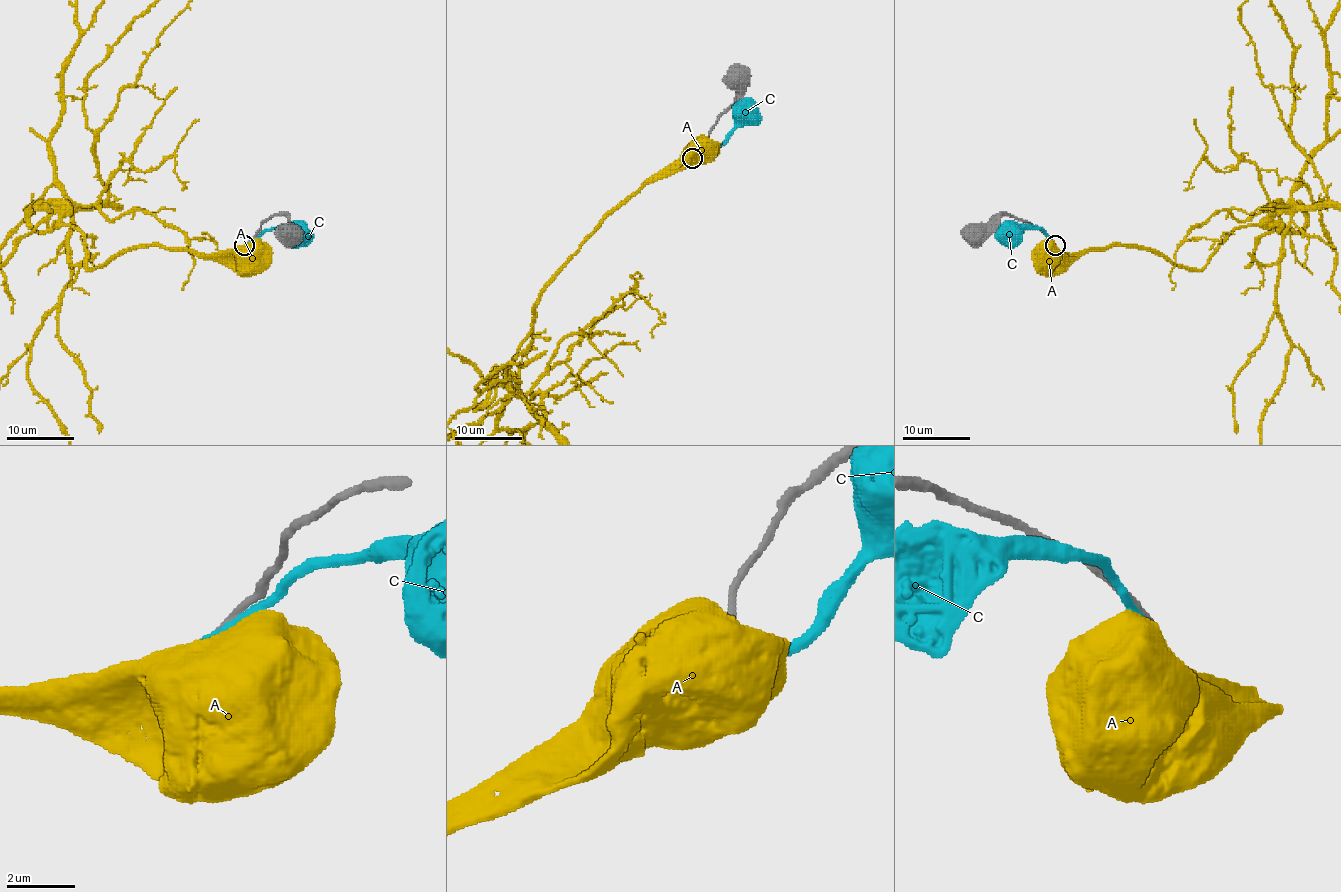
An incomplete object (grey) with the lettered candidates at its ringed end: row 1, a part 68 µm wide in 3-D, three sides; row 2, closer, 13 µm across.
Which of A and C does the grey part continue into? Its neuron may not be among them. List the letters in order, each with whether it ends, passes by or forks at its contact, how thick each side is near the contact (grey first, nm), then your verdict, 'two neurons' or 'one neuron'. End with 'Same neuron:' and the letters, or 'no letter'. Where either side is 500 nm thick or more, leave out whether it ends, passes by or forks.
A: calibres 200 and 1100 nm; two neurons
C: it ends; calibres 280 and 360 nm; two neurons
Same neuron: no letter

